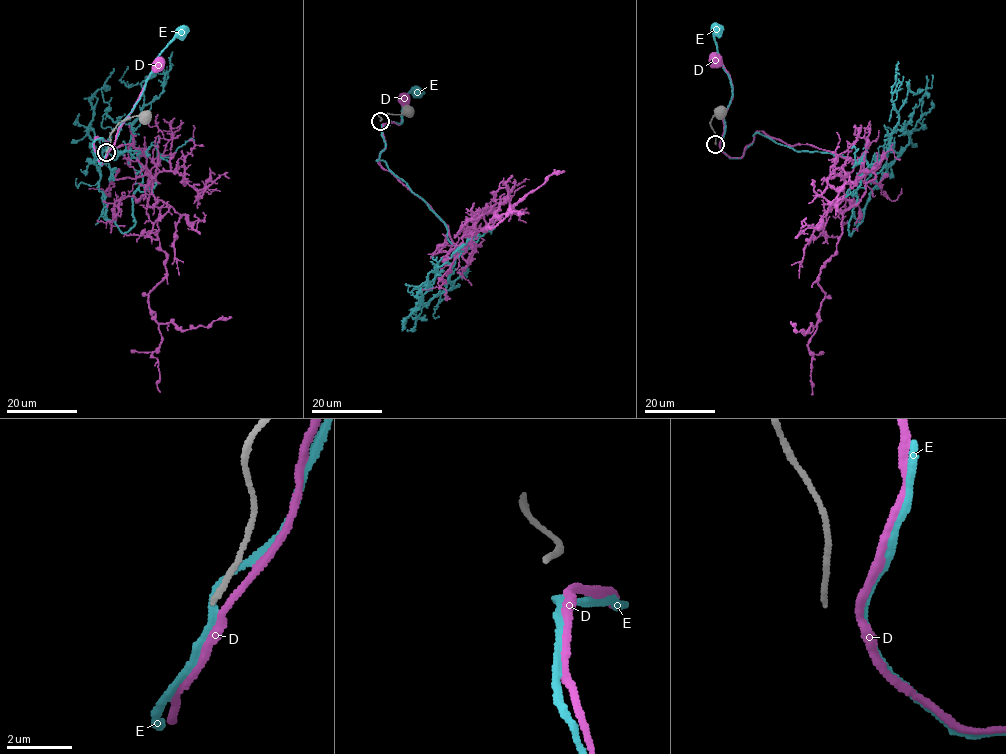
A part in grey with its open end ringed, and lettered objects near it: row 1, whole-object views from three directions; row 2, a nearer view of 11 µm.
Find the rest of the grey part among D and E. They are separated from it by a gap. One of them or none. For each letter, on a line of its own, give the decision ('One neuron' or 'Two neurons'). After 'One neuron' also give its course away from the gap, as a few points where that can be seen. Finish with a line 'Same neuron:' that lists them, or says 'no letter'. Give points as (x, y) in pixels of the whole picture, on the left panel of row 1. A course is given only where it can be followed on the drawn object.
D: Two neurons
E: Two neurons
Same neuron: no letter

